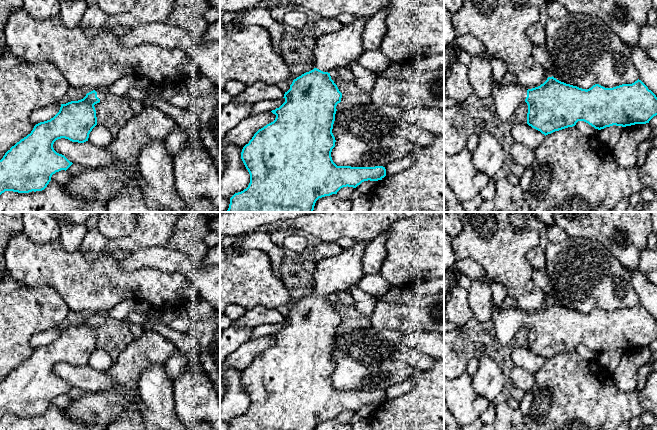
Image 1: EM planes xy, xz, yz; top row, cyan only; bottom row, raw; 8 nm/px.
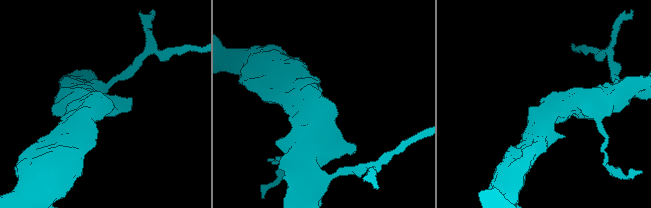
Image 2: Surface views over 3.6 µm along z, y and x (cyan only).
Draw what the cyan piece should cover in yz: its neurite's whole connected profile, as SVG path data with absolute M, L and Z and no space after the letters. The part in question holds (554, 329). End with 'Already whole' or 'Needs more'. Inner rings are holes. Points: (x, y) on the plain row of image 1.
M548 301L538 311L526 313L516 308L501 309L497 306L491 318L497 340L502 345L509 345L522 326L528 329L527 348L545 360L555 355L573 351L578 345L584 345L601 354L613 349L631 350L646 348L657 339L657 321L641 305L605 312L599 308L589 313L566 308L556 302Z. Needs more

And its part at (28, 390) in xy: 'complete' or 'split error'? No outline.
split error

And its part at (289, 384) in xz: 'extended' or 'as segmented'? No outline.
extended

